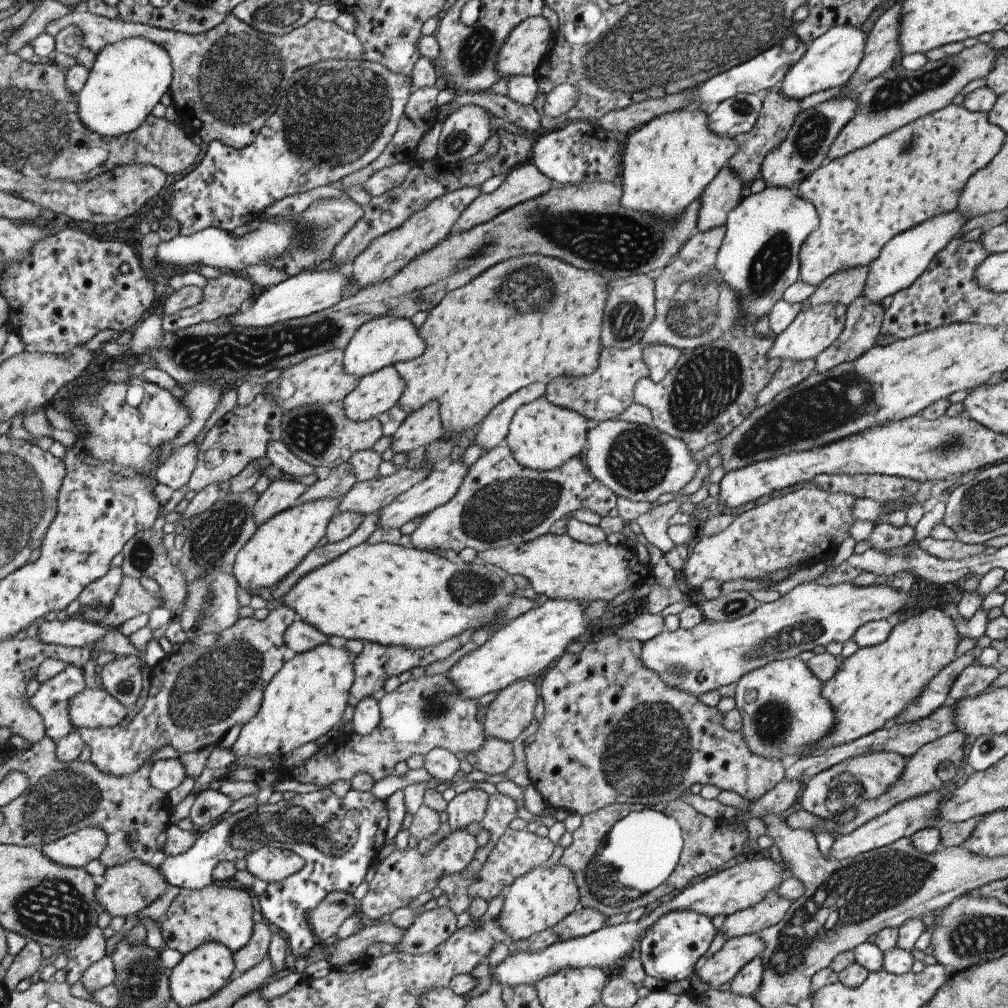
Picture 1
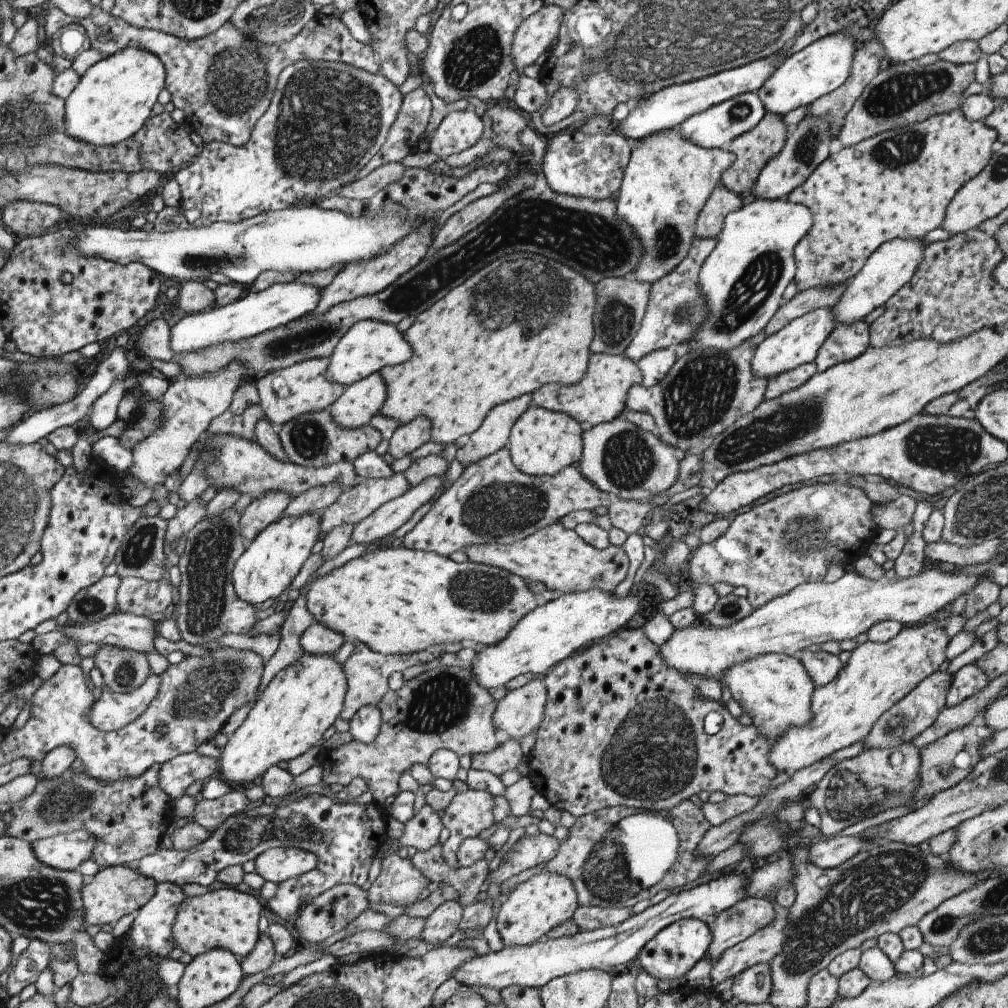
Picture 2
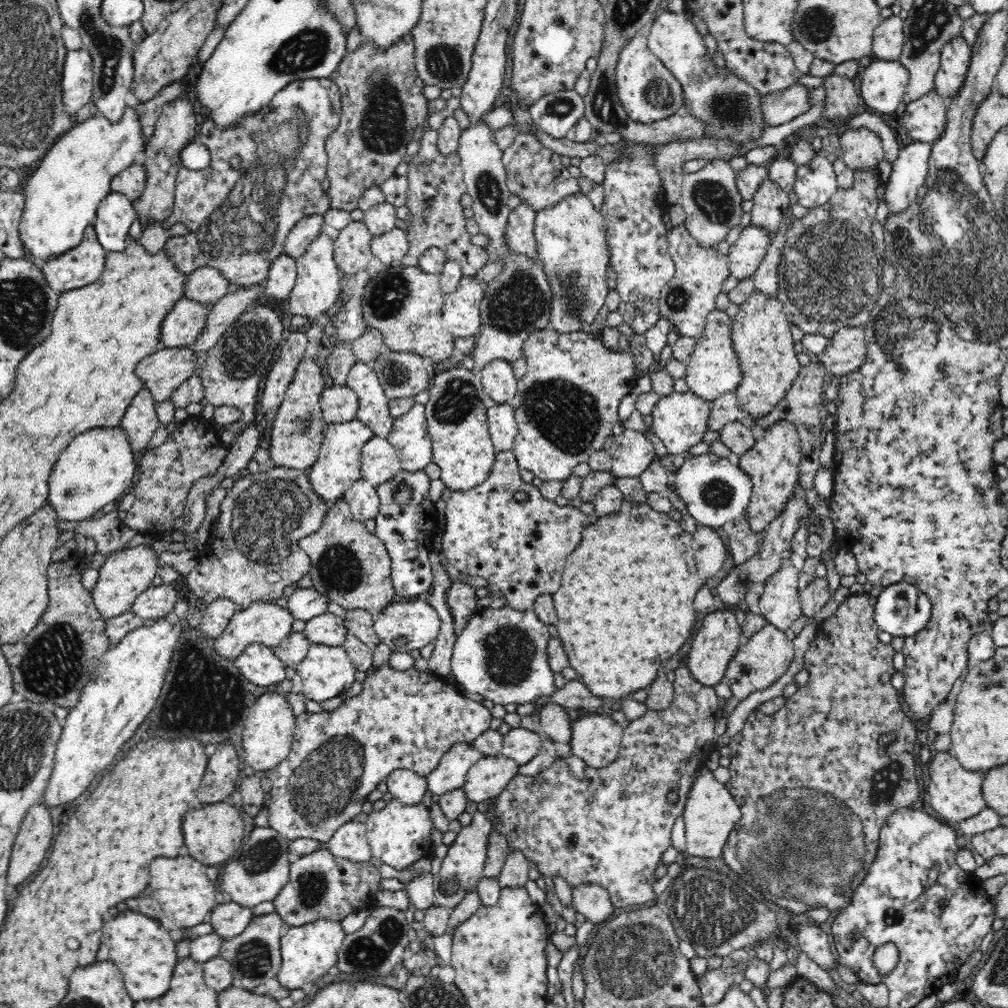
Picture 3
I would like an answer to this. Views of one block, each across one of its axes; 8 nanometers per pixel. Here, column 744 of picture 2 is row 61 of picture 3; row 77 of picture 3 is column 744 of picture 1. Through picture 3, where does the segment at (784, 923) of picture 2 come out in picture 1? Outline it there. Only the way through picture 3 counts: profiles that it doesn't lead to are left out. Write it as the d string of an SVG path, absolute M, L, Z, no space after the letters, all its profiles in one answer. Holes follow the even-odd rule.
M744 935L728 939L714 956L700 961L693 972L698 980L706 982L712 989L719 989L722 984L731 982L738 971L756 956L761 956L766 944L761 936Z

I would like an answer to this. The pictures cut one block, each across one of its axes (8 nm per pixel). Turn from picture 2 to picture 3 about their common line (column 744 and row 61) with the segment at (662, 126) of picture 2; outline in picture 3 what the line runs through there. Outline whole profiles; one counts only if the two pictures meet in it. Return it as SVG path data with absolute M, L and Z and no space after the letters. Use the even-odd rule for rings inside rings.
M86 49L67 50L61 87L64 108L75 114L90 102L93 95L93 58Z

